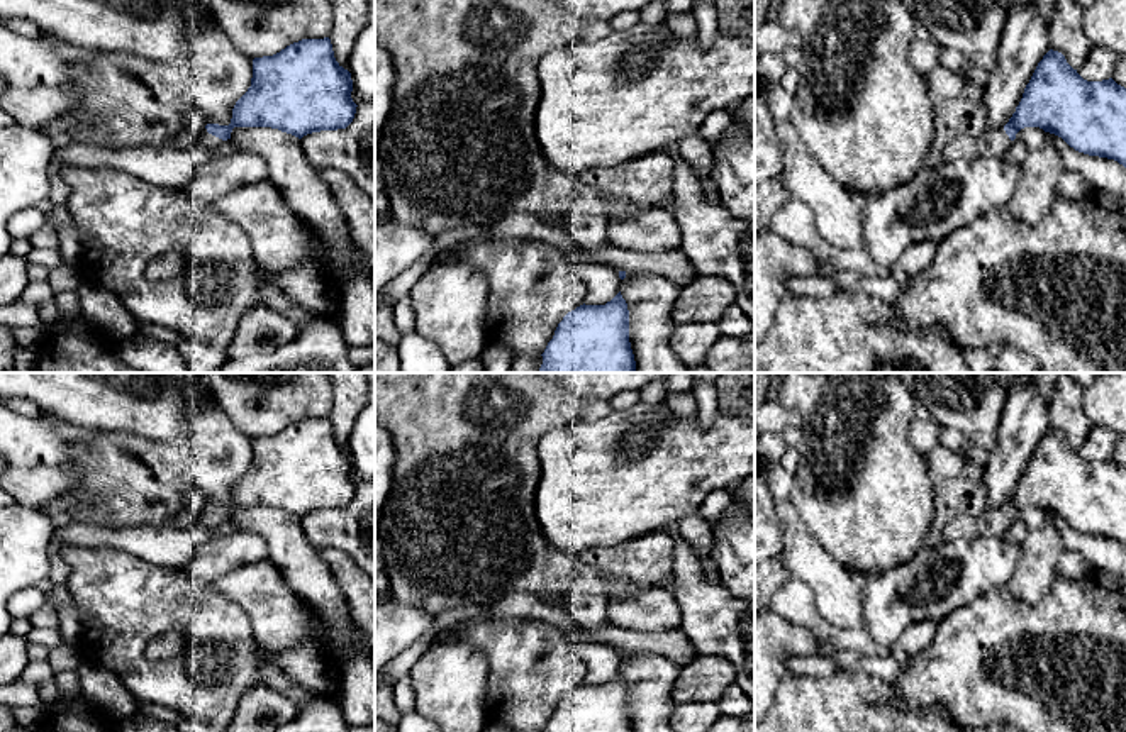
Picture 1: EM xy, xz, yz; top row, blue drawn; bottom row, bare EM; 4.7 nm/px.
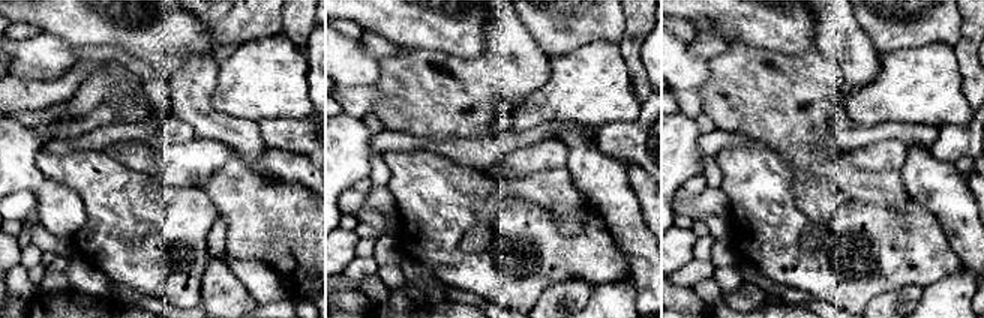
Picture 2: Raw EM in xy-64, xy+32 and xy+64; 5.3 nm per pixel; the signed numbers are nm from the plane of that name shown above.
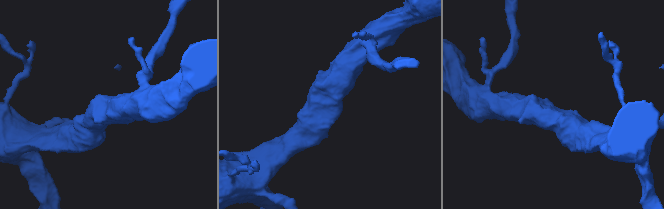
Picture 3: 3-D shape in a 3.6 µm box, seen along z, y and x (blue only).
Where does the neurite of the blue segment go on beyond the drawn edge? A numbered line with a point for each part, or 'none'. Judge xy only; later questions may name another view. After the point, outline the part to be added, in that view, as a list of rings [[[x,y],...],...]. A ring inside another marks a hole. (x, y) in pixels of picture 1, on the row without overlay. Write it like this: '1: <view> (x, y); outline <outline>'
1: xy (206, 521); outline [[[203,508],[197,520],[197,525],[207,530],[215,530],[222,525],[222,522],[224,522],[222,518],[209,513],[207,508]]]

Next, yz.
1: yz (994, 522); outline [[[1004,507],[987,508],[980,517],[977,517],[978,535],[984,537],[1004,537],[1011,524],[1012,520],[1006,513]]]

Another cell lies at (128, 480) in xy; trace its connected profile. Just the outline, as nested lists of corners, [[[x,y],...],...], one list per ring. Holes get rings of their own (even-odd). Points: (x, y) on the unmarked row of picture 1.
[[[102,432],[90,442],[73,442],[64,468],[78,474],[78,485],[68,493],[85,496],[66,512],[78,522],[114,529],[170,525],[183,508],[181,485],[193,471],[190,449],[127,432]]]

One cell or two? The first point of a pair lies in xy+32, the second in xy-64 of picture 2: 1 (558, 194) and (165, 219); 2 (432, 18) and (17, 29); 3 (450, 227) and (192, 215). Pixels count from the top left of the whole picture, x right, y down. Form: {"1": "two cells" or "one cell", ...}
{"1": "two cells", "2": "two cells", "3": "one cell"}

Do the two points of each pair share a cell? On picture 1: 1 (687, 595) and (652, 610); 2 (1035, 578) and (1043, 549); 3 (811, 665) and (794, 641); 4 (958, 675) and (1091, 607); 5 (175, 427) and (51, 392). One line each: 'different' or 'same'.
1: different
2: same
3: different
4: same
5: same

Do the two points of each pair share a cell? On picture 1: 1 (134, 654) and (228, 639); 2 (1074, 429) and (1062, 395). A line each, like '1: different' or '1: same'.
1: same
2: same

